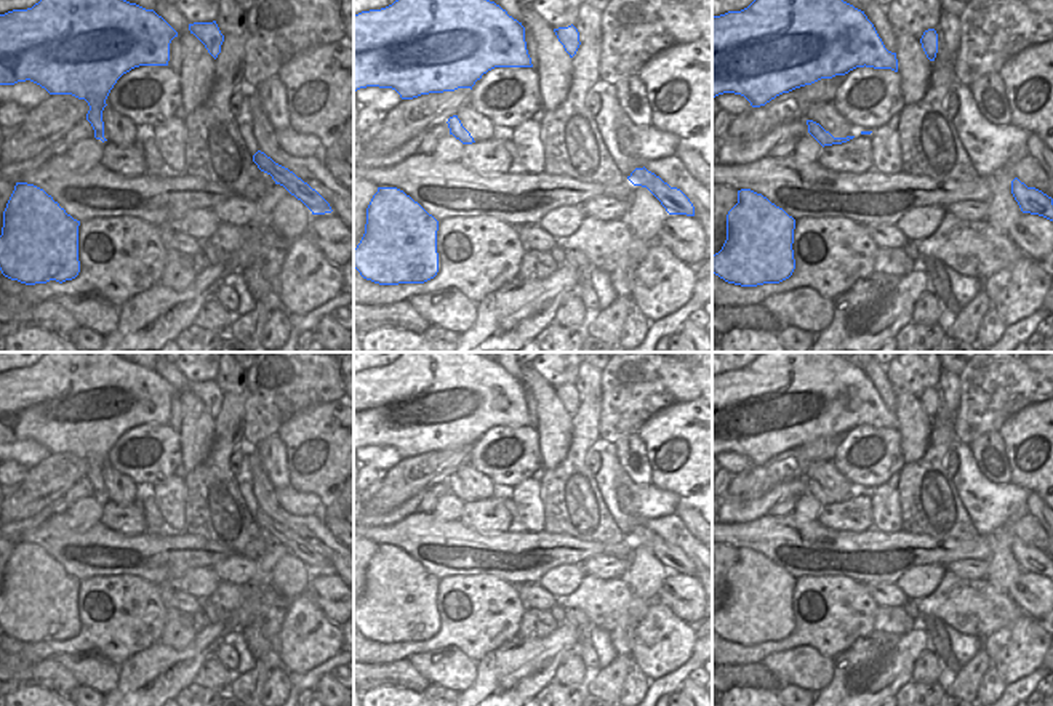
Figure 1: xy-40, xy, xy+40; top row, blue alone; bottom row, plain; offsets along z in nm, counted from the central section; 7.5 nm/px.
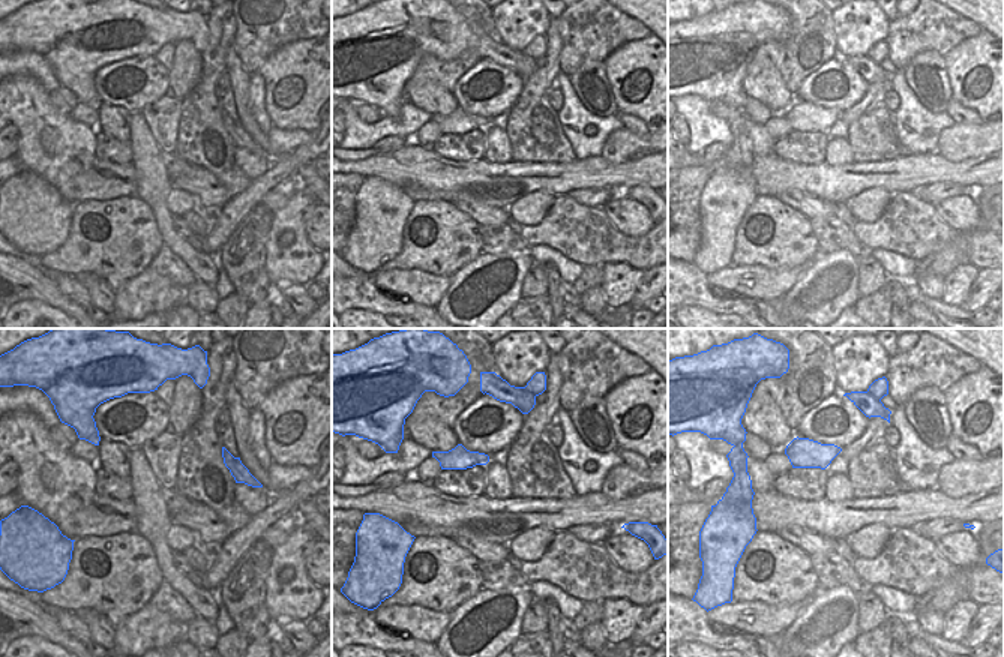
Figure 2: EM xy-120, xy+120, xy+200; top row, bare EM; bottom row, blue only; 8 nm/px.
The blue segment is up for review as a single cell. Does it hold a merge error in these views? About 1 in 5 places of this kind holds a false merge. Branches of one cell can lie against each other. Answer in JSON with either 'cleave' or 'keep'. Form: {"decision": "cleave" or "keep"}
{"decision": "keep"}

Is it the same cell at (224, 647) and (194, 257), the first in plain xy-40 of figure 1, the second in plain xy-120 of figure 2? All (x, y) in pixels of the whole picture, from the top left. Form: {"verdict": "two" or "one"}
{"verdict": "one"}

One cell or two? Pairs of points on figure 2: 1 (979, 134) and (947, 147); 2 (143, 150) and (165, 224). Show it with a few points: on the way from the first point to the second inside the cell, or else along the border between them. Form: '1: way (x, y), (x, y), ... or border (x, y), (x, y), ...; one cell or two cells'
1: way (971, 140), (955, 144); one cell
2: way (150, 168), (158, 206); one cell

